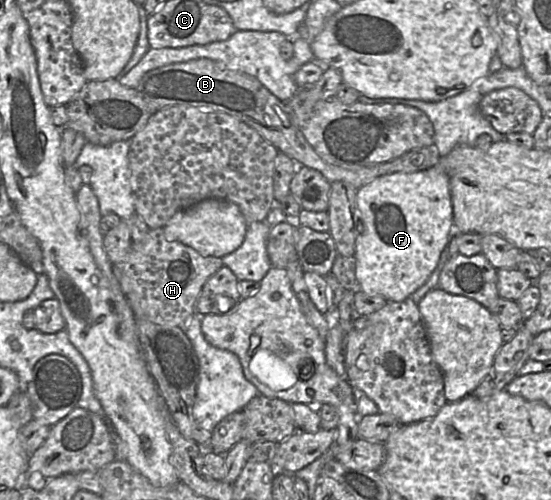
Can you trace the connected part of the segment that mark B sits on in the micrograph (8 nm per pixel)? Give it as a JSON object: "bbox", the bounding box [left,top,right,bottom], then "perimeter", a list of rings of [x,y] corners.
{"bbox":[136,58,441,190],"perimeter":[[[199,58],[174,63],[147,72],[136,88],[152,113],[169,106],[189,106],[229,114],[255,129],[266,141],[295,160],[299,165],[313,168],[331,183],[348,182],[357,190],[373,179],[393,173],[412,173],[426,170],[439,163],[441,155],[435,145],[412,149],[388,162],[371,166],[346,168],[326,161],[307,141],[299,128],[293,110],[287,102],[271,93],[257,78],[225,67],[221,62]]]}

